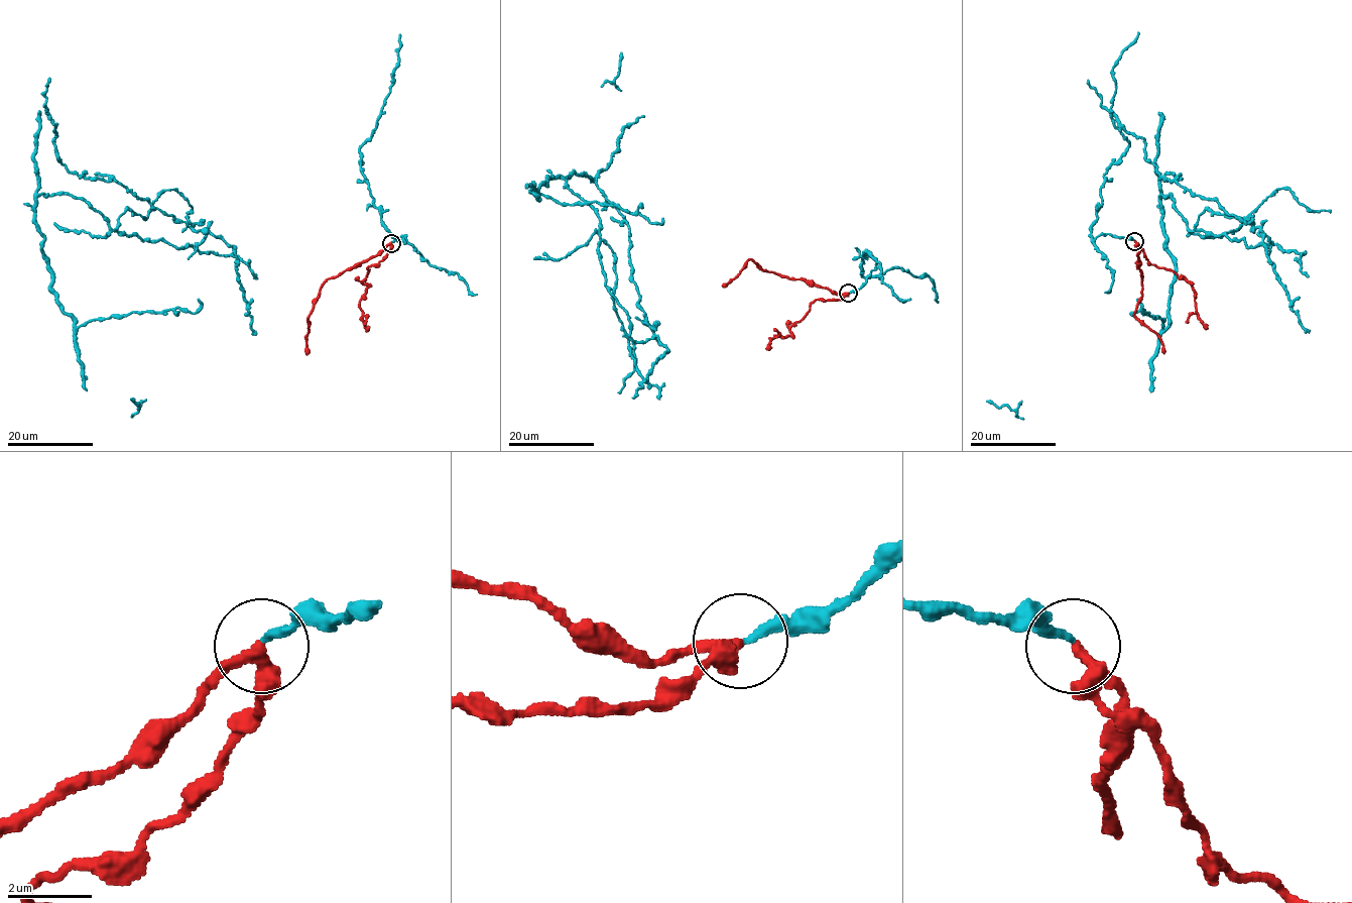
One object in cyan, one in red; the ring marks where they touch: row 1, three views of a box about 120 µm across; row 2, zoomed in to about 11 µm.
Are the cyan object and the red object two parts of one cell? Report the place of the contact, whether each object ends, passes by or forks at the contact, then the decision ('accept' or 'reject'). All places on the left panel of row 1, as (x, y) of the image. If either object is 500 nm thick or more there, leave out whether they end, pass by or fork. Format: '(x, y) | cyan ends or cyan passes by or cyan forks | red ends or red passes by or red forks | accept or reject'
(391, 243) | cyan ends | red passes by | accept

